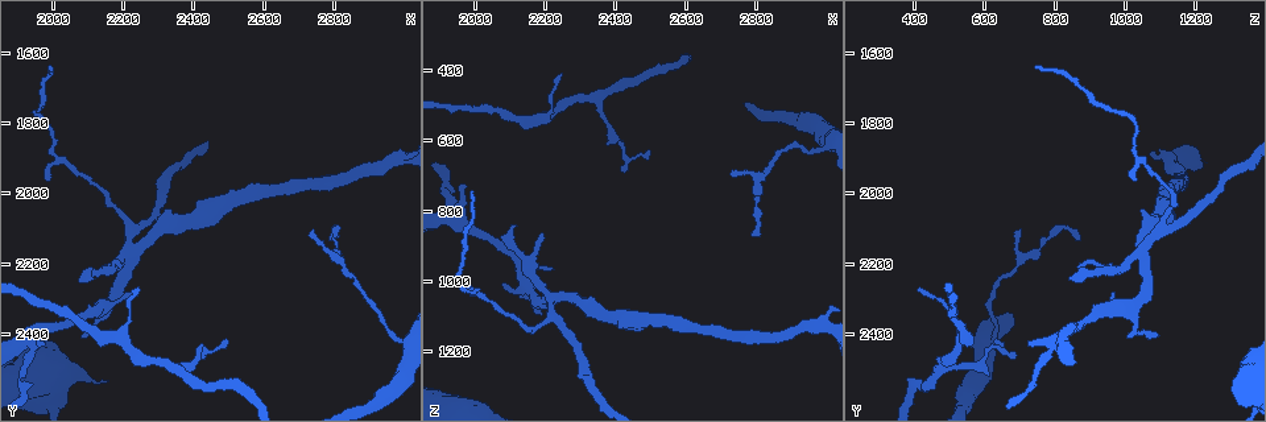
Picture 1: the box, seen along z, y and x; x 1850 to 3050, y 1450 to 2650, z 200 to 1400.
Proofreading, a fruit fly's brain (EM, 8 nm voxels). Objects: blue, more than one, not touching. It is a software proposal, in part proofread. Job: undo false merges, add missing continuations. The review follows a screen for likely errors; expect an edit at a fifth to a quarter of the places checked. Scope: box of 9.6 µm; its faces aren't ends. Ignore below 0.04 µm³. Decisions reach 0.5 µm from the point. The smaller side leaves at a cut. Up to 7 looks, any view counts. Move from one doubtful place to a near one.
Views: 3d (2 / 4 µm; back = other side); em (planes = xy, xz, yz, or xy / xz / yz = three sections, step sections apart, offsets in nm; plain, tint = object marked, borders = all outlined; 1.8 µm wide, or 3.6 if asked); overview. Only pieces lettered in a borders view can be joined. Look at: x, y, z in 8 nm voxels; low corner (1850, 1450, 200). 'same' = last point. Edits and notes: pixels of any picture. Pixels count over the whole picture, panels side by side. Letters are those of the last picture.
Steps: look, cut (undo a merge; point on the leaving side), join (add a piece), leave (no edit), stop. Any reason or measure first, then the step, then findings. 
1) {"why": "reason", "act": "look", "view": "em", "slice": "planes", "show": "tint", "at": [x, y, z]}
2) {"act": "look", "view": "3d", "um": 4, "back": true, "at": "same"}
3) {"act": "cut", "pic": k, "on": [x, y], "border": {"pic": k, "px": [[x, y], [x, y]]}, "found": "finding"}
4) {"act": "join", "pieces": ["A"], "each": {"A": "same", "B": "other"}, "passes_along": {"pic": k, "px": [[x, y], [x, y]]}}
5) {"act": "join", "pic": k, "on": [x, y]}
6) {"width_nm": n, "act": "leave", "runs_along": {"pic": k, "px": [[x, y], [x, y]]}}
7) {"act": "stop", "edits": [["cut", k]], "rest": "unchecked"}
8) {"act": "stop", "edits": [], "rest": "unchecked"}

{"why": "tapers out", "act": "look", "view": "em", "slice": "planes", "show": "plain", "at": [2250, 2280, 410]}

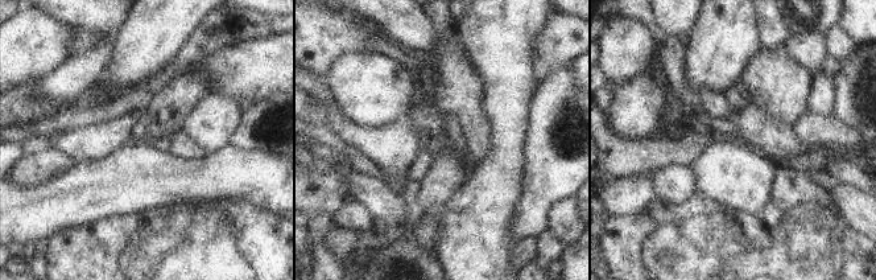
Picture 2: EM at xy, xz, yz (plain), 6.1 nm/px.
{"why": "what lies round it", "act": "look", "view": "em", "slice": "planes", "show": "borders", "at": "same"}

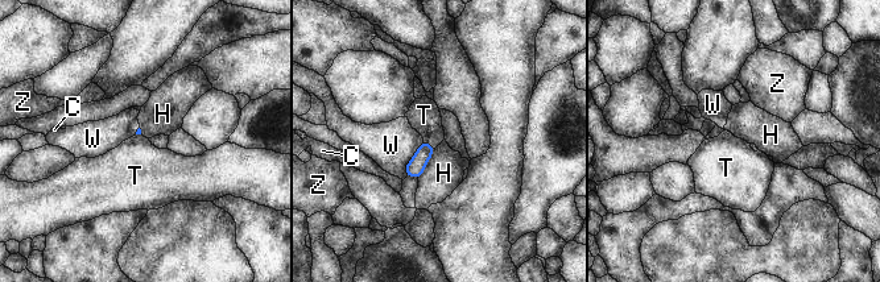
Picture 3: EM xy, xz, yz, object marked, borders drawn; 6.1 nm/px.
{"act": "leave", "each": {"C": "other", "H": "other", "T": "other", "W": "other", "Z": "other"}, "border": {"pic": 3, "px": [[434, 149], [424, 171], [417, 178]]}, "found": "no lettered piece goes on from it"}

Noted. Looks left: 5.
{"why": "thin end", "act": "look", "view": "em", "um": 3.6, "slice": "xz", "step": 8, "show": "borders", "at": [2190, 2400, 1100]}

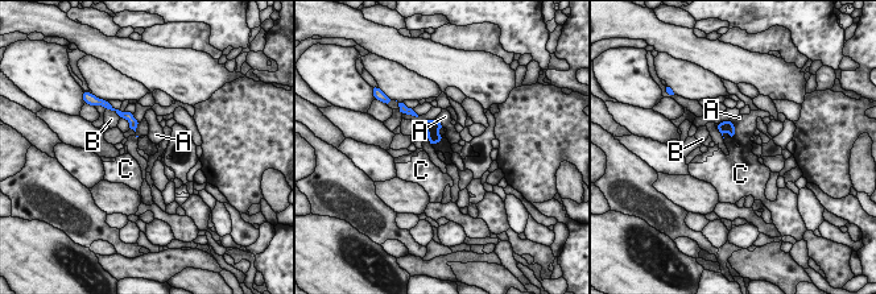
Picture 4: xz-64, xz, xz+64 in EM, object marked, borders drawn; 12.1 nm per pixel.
{"act": "leave", "each": {"A": "other", "B": "other", "C": "other"}, "border": {"pic": 4, "px": [[727, 120], [734, 125], [731, 139]]}, "found": "none of them fits"}

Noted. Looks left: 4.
{"why": "four-way junction", "act": "look", "view": "3d", "um": 2, "at": [2250, 2160, 1040]}

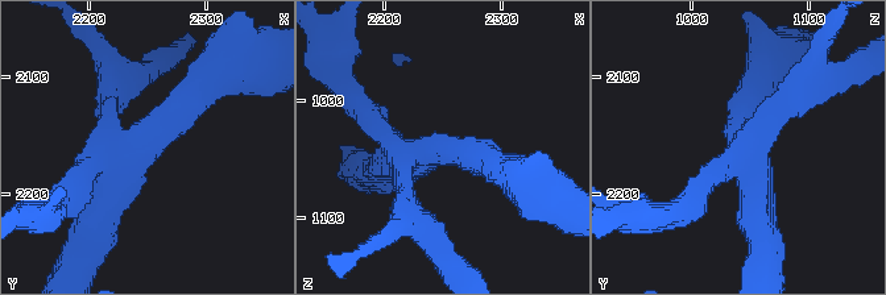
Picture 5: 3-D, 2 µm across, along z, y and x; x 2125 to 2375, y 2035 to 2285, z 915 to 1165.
{"arms": 4, "why": "now the EM", "act": "look", "view": "em", "slice": "xy", "step": 16, "show": "borders", "at": [2246, 2154, 1042]}

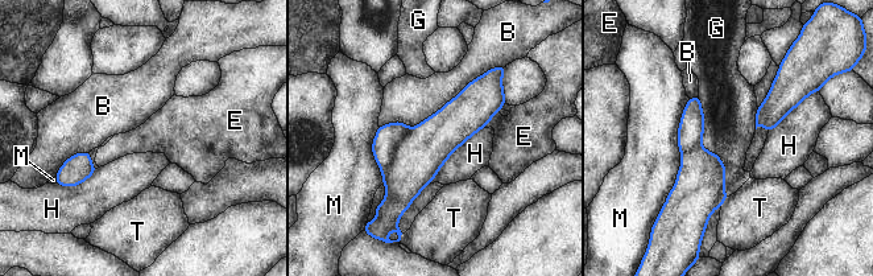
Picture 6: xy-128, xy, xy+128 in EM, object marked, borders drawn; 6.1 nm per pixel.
{"act": "cut", "pic": 6, "on": [388, 138], "each": {"B": "other", "E": "other", "G": "other", "H": "other", "M": "other", "T": "other"}, "border": {"pic": 6, "px": [[410, 128], [383, 177]]}, "found": "two neurons meet here"}

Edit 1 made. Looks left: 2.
{"act": "stop", "edits": [["cut", 6]], "rest": "unchecked"}

